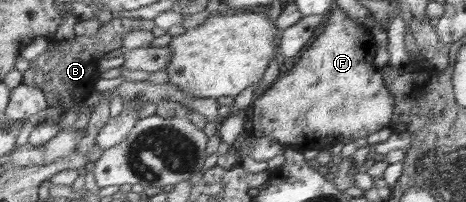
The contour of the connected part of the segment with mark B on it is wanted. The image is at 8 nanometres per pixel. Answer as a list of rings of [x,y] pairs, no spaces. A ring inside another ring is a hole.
[[[127,17],[112,18],[100,24],[92,36],[75,36],[75,42],[58,42],[51,45],[51,49],[40,54],[27,65],[23,73],[22,82],[41,89],[45,93],[48,108],[55,108],[57,114],[66,112],[75,105],[87,101],[94,93],[95,82],[99,82],[99,51],[117,53],[123,49],[123,35],[133,30],[151,31],[155,23],[153,20],[133,19]]]

